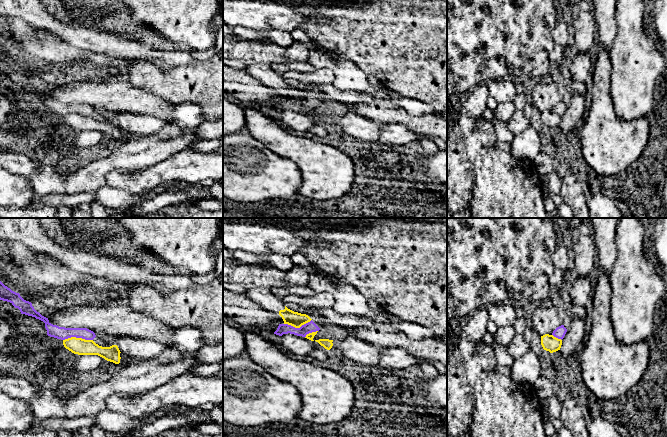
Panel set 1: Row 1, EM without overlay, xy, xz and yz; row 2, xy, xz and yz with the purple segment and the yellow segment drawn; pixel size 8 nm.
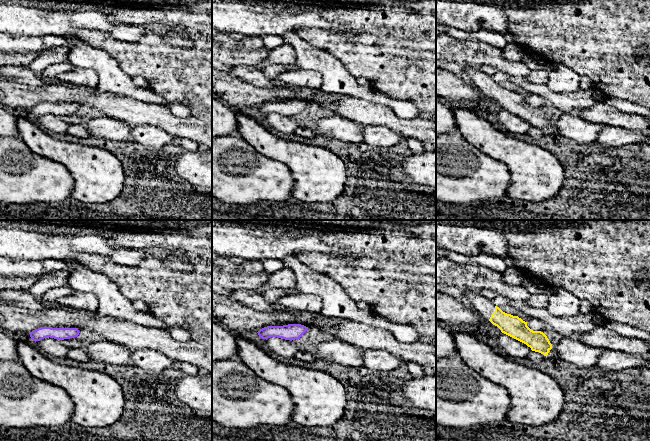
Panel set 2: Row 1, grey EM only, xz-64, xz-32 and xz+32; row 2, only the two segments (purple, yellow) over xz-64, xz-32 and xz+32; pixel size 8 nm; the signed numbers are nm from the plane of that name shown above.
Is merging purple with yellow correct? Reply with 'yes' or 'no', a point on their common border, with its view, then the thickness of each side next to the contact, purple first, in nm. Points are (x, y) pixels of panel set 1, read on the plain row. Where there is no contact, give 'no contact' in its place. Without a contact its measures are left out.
no; contact xy (77, 113); calibres 100 and 130 nm

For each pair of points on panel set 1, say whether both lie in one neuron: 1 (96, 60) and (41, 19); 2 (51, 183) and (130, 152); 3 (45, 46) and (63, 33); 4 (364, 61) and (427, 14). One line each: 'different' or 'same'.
1: different
2: same
3: different
4: same

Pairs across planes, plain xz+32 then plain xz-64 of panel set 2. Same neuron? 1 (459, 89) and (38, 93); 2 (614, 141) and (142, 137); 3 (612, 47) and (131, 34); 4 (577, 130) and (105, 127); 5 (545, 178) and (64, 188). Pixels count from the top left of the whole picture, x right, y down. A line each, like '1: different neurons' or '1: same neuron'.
1: same neuron
2: same neuron
3: different neurons
4: same neuron
5: different neurons

